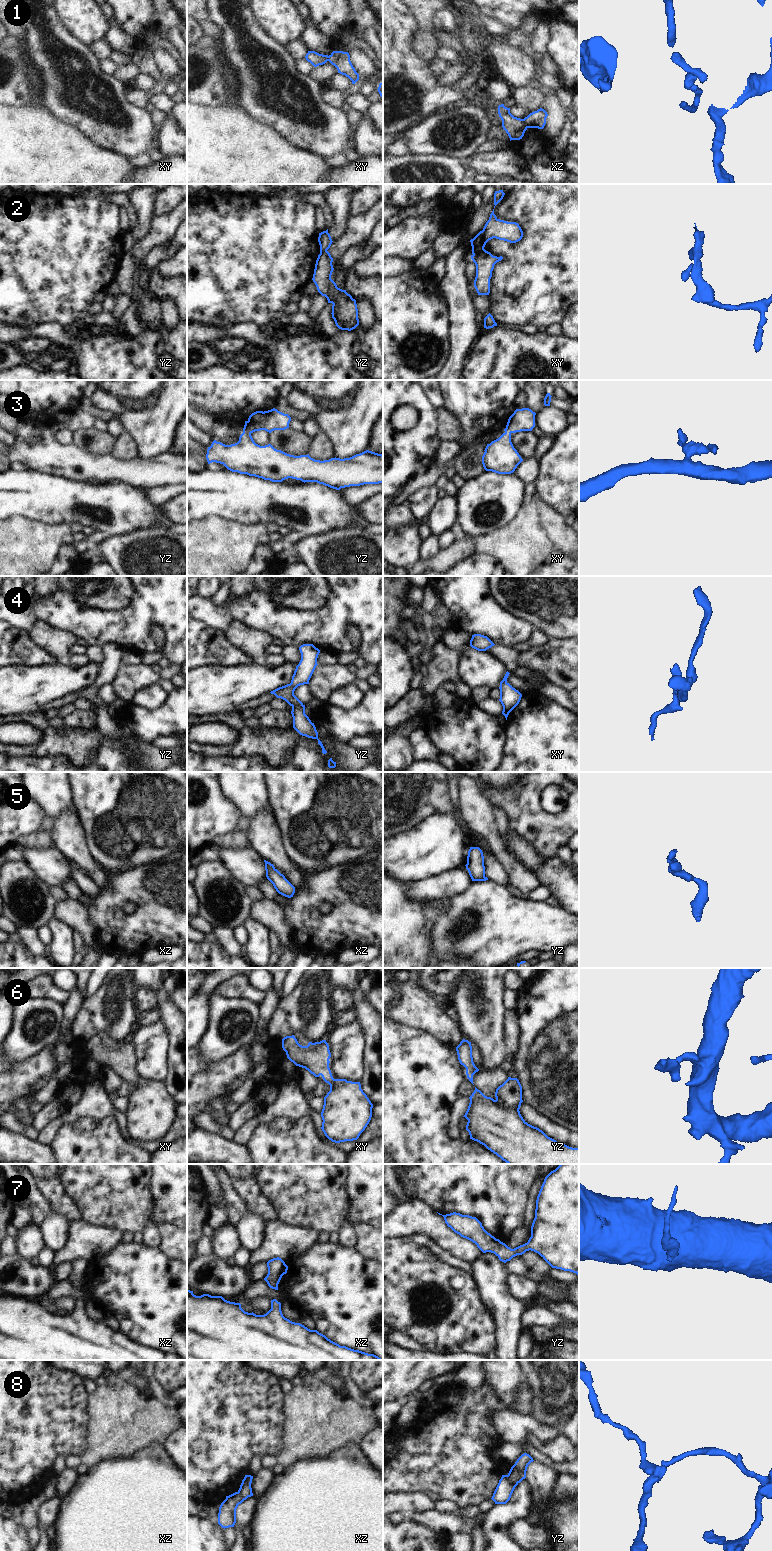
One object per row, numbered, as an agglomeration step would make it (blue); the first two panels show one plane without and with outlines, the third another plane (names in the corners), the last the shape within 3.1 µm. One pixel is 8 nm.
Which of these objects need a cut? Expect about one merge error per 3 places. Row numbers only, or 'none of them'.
1, 2, 8

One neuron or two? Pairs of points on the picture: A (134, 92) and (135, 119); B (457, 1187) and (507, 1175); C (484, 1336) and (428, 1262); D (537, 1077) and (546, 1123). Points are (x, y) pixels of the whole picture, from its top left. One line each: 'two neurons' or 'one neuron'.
A: two neurons
B: one neuron
C: one neuron
D: two neurons

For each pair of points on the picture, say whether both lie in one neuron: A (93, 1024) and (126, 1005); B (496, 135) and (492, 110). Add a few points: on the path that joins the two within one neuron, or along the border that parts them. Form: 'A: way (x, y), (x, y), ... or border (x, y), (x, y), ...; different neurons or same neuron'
A: way (102, 1017), (109, 1013), (119, 1013); same neuron
B: way (496, 129), (492, 116); same neuron

